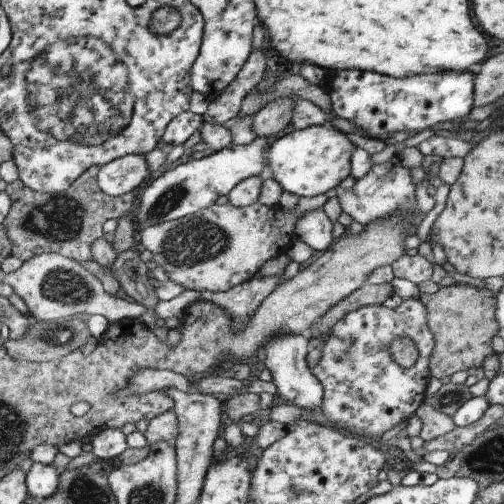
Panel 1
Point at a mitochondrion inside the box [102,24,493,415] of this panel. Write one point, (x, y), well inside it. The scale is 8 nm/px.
(192, 243)

